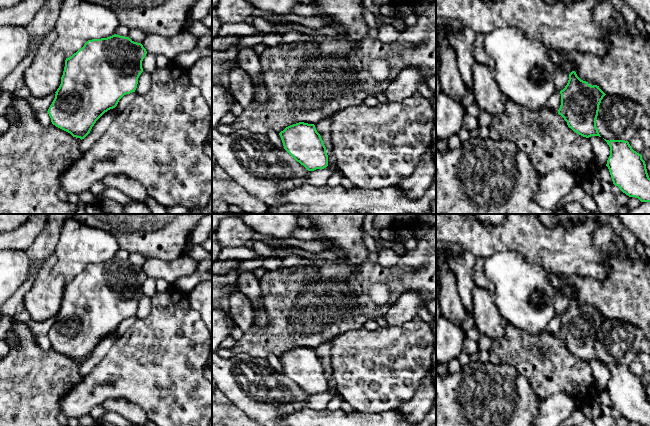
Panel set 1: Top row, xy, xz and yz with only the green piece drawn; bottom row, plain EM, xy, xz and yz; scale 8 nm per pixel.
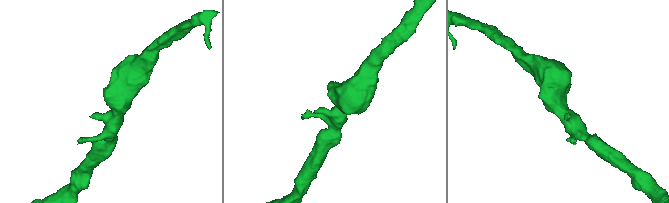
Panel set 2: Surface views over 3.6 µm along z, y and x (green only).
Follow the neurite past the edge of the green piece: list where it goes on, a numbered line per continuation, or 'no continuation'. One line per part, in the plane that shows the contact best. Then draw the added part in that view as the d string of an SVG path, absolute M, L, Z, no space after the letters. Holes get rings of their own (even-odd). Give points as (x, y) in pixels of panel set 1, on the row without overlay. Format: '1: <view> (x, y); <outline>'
no continuation

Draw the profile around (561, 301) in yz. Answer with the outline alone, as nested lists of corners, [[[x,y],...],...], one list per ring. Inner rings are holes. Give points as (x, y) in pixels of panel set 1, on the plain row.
[[[559,289],[558,292],[555,294],[553,303],[556,314],[559,315],[563,314],[567,309],[568,304],[569,304],[569,297],[563,293],[562,289]]]

